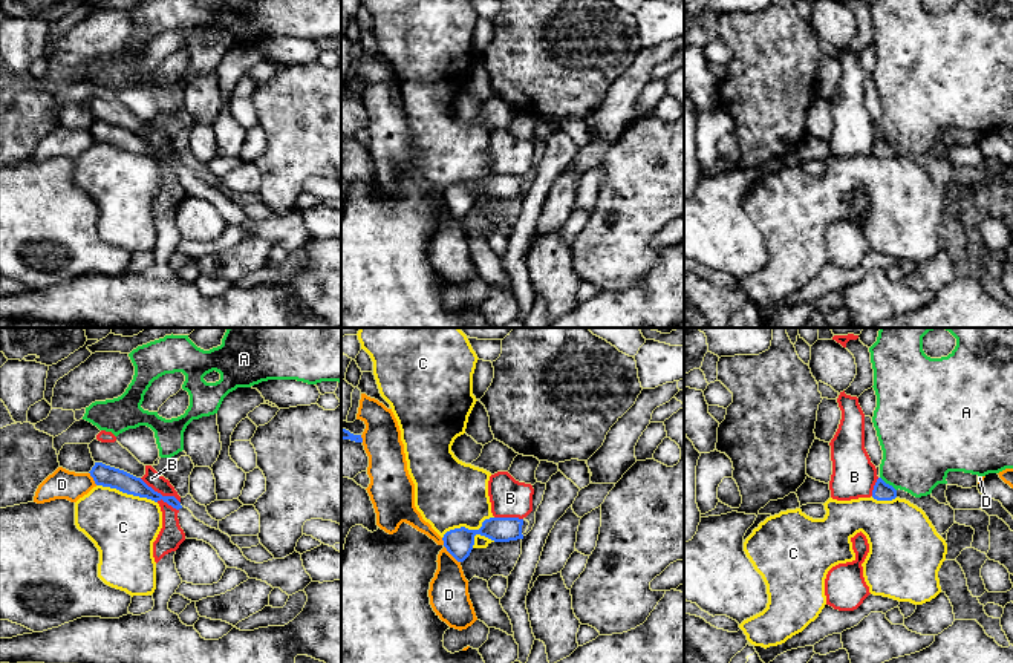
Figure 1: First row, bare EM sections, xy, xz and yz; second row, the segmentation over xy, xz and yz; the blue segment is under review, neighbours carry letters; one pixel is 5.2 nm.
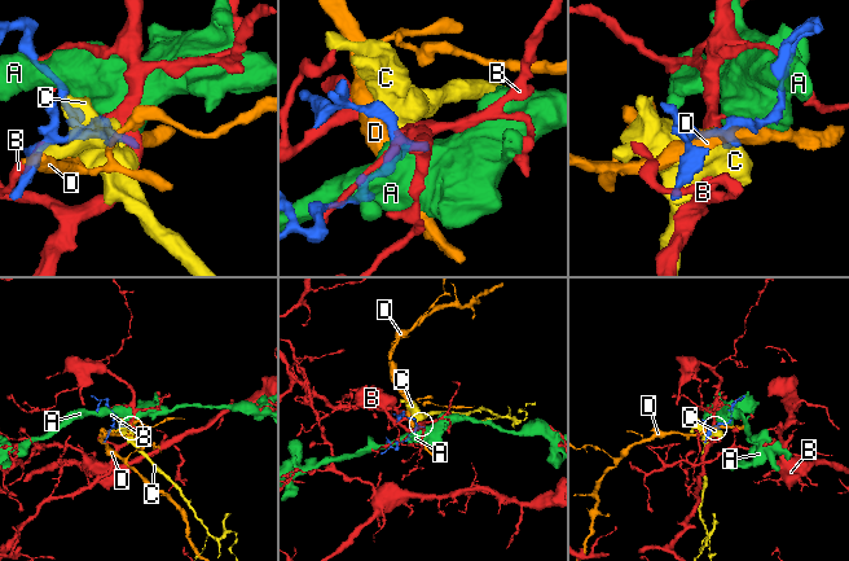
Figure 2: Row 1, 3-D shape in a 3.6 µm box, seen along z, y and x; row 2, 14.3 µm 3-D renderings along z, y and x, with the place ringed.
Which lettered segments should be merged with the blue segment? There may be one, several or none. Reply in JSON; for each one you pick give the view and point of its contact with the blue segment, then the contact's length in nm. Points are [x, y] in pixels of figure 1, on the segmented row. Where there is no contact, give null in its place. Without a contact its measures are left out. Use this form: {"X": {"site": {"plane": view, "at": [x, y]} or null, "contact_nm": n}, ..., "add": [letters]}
{"add": []}

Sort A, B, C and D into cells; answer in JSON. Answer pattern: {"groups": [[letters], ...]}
{"groups": [["A"], ["B"], ["C"], ["D"]]}

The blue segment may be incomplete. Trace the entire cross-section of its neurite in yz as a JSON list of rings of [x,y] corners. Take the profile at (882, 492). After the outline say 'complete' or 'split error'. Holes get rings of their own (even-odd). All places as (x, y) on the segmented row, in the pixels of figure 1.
[[[878,478],[872,490],[872,498],[877,501],[892,501],[897,498],[897,490]]]; complete

